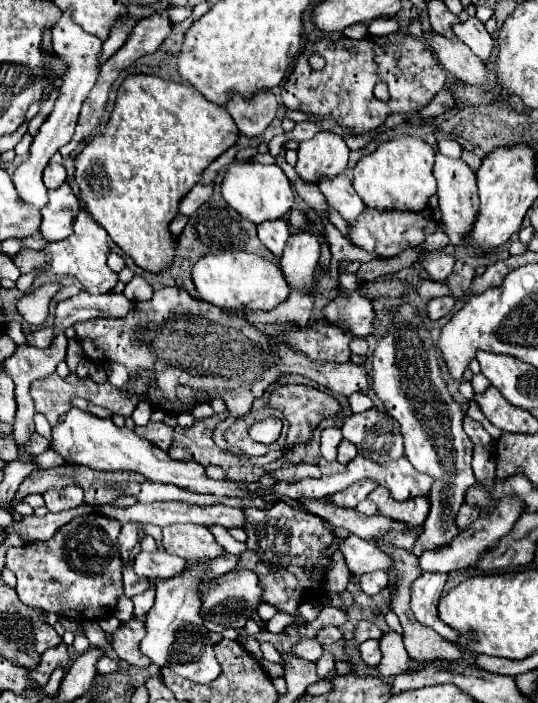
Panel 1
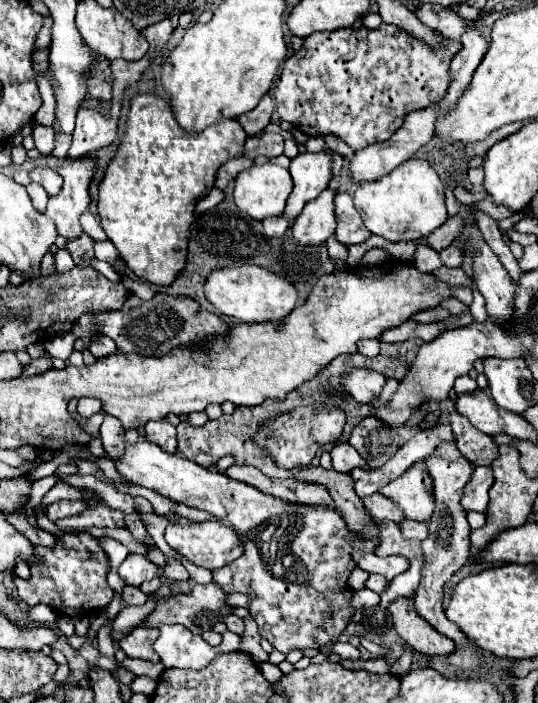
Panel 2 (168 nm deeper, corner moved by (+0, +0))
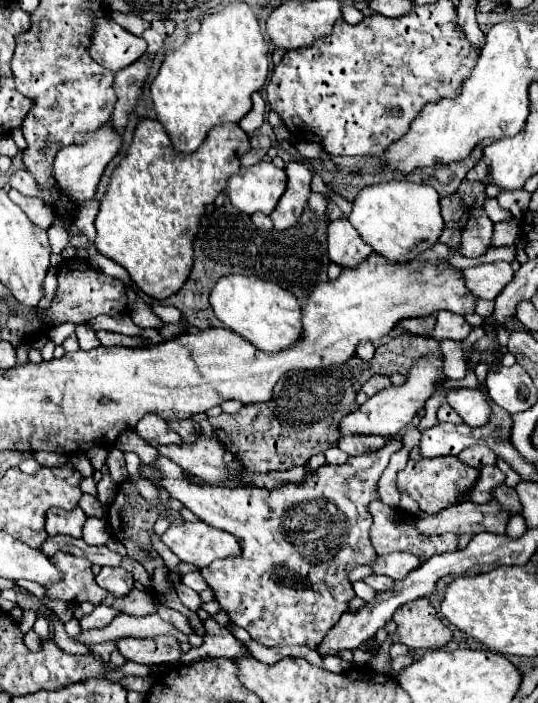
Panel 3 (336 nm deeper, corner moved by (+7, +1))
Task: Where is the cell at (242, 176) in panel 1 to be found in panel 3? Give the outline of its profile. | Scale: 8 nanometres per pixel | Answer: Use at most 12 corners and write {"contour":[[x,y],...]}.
{"contour":[[260,161],[228,179],[242,213],[270,215],[286,191],[286,173]]}

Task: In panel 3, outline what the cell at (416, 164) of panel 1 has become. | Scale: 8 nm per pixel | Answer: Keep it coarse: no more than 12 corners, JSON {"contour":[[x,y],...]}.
{"contour":[[406,179],[356,195],[348,221],[404,263],[444,229],[438,191]]}

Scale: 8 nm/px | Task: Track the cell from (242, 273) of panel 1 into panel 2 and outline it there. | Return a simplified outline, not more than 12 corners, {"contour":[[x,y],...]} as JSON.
{"contour":[[259,266],[211,272],[205,296],[247,324],[281,324],[297,306],[283,276]]}

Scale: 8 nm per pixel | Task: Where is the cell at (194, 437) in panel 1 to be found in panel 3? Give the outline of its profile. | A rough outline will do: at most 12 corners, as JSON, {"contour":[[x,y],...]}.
{"contour":[[404,331],[370,363],[292,371],[272,401],[212,417],[248,473],[306,465],[340,437],[374,373],[438,347]]}

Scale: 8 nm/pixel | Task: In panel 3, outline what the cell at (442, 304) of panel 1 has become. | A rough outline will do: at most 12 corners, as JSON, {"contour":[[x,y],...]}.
{"contour":[[416,317],[400,321],[414,335],[428,335],[436,317]]}

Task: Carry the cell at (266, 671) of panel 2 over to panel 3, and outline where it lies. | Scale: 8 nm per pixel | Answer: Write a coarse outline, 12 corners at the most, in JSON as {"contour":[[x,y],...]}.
{"contour":[[214,619],[204,621],[204,643],[184,663],[208,657],[242,659],[250,651]]}

